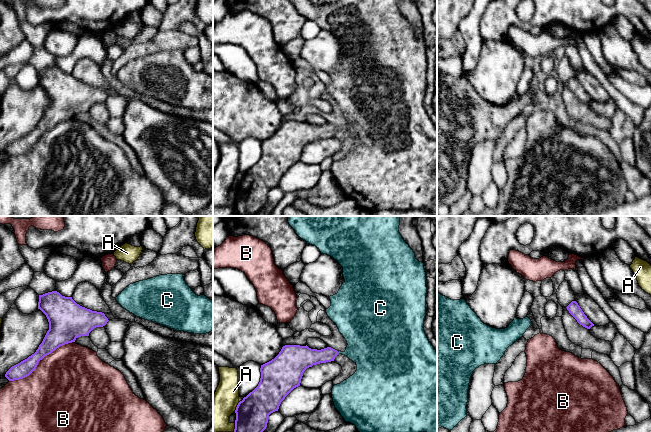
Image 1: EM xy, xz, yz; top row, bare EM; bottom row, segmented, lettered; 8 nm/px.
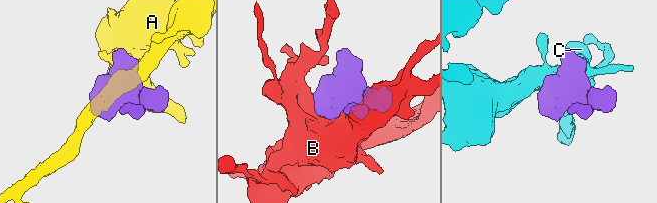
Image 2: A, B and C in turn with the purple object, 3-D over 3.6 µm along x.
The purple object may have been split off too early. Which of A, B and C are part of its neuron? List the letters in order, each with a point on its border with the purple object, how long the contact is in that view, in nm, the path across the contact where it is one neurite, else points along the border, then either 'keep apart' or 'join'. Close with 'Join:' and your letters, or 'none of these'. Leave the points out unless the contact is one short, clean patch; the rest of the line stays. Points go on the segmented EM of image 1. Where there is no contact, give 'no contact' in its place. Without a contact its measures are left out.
A: xz (236, 407) | 90 nm | keep apart
B: xy (40, 359) | 600 nm | keep apart
C: xz (338, 352) | 30 nm | across xz (308, 357), (338, 352), (347, 353), (368, 346) | join
Join: C

